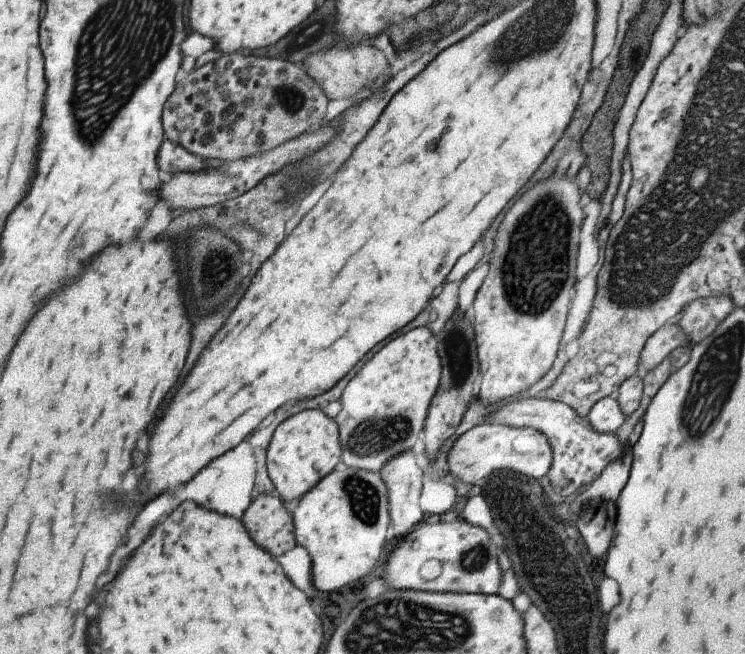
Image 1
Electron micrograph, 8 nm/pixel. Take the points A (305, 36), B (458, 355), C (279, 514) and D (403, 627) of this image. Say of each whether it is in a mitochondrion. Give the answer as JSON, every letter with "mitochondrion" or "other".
{"A":"mitochondrion","B":"mitochondrion","C":"other","D":"mitochondrion"}

